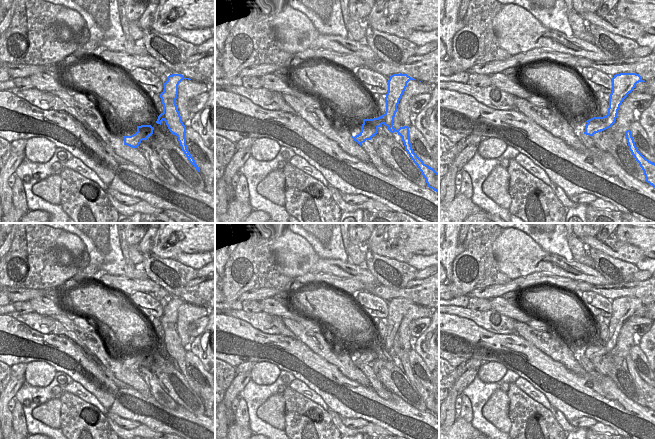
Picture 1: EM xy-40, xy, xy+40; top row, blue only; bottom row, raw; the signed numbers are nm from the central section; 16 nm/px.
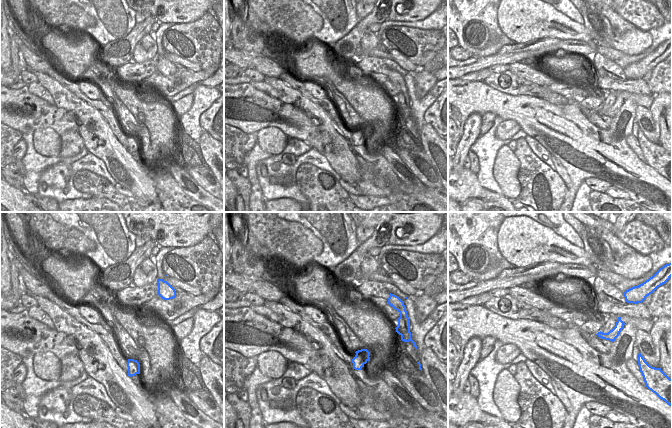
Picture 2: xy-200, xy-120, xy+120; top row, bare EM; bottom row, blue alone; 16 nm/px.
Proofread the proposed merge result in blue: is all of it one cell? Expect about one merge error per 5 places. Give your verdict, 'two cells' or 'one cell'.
two cells

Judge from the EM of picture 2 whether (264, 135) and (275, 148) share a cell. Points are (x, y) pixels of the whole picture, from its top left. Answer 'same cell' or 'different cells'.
same cell

